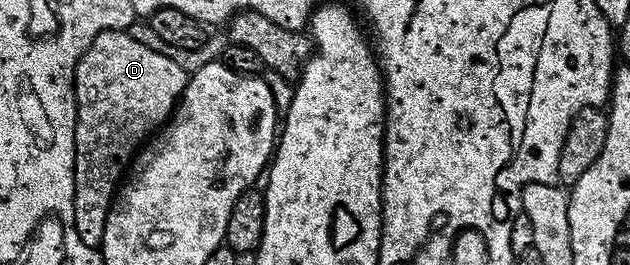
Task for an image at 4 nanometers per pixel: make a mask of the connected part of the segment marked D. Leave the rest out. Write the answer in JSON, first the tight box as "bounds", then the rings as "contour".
{"bounds":[74,30,188,249],"contour":[[[108,30],[96,34],[96,38],[92,42],[92,46],[88,46],[88,50],[84,50],[84,54],[80,58],[80,62],[76,66],[76,74],[74,75],[74,89],[76,90],[76,150],[74,151],[74,225],[76,226],[76,234],[80,234],[80,242],[84,242],[84,246],[89,248],[101,249],[102,239],[104,238],[104,226],[108,222],[108,214],[110,208],[114,205],[114,198],[120,188],[120,181],[127,175],[128,169],[136,155],[136,153],[147,143],[148,138],[153,137],[169,121],[174,115],[174,109],[178,106],[178,101],[182,98],[182,91],[186,88],[188,73],[185,72],[180,65],[172,58],[166,57],[156,50],[149,49],[144,43],[138,42],[132,38],[126,30],[117,32],[116,30]]]}

